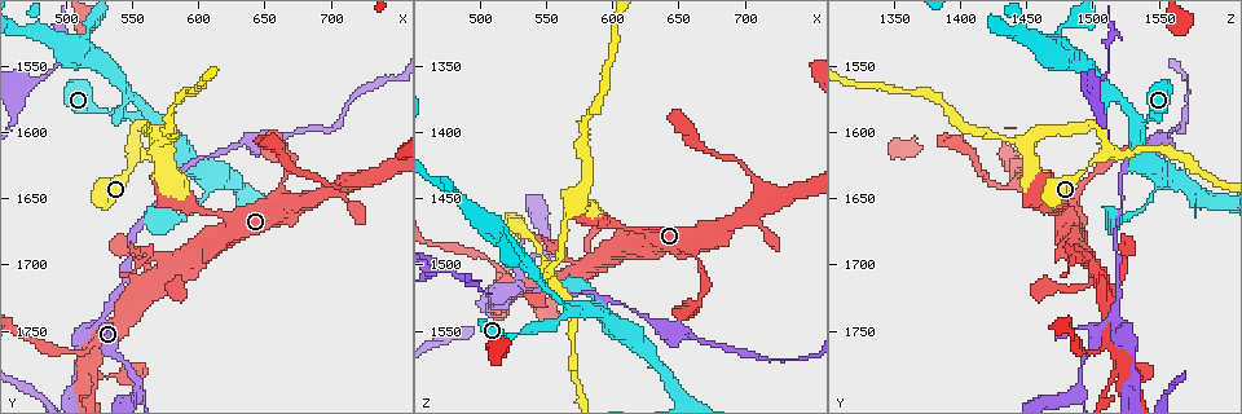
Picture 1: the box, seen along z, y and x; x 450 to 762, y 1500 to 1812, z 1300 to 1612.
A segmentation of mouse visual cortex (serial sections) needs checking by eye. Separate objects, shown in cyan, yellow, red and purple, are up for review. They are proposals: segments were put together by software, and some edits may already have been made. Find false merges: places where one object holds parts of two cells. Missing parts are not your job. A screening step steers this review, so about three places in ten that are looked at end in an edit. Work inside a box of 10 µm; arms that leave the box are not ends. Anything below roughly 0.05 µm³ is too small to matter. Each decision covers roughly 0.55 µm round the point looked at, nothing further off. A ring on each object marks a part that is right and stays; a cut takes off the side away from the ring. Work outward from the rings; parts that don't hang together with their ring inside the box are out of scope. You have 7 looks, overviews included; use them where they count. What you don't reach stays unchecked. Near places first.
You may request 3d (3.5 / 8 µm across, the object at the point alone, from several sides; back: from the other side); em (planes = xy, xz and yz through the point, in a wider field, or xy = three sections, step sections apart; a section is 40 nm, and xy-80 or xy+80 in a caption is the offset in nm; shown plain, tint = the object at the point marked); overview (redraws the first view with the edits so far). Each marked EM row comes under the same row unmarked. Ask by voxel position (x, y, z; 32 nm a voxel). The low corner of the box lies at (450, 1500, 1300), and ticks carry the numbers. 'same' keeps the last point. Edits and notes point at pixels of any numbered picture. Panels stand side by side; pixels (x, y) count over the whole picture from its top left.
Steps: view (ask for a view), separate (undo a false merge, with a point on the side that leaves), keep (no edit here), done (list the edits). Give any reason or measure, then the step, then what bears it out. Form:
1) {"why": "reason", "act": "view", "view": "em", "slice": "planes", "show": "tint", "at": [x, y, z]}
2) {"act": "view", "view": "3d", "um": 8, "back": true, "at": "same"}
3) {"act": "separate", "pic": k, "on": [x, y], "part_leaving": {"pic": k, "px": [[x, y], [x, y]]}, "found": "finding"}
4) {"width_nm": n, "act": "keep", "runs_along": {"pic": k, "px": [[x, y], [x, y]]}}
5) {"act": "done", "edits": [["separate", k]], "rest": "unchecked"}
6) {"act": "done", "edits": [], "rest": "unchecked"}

{"act": "view", "view": "3d", "um": 3.5, "at": [568, 1594, 1536]}

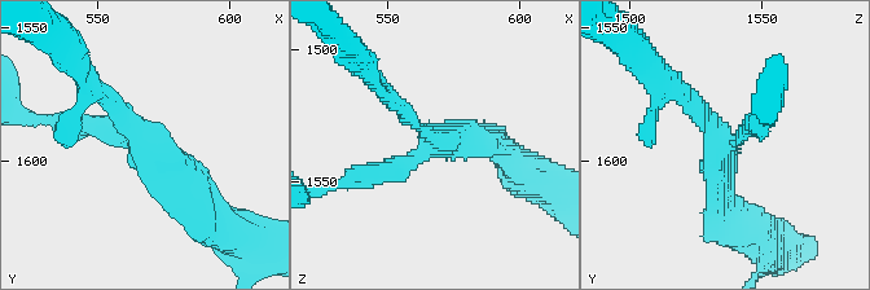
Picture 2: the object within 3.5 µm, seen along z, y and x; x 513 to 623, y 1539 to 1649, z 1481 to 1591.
{"arms": 3, "arm_widths_nm": [200, 250, 350], "why": "shape alone is not enough", "act": "view", "view": "em", "slice": "planes", "show": "tint", "at": [567, 1594, 1536]}

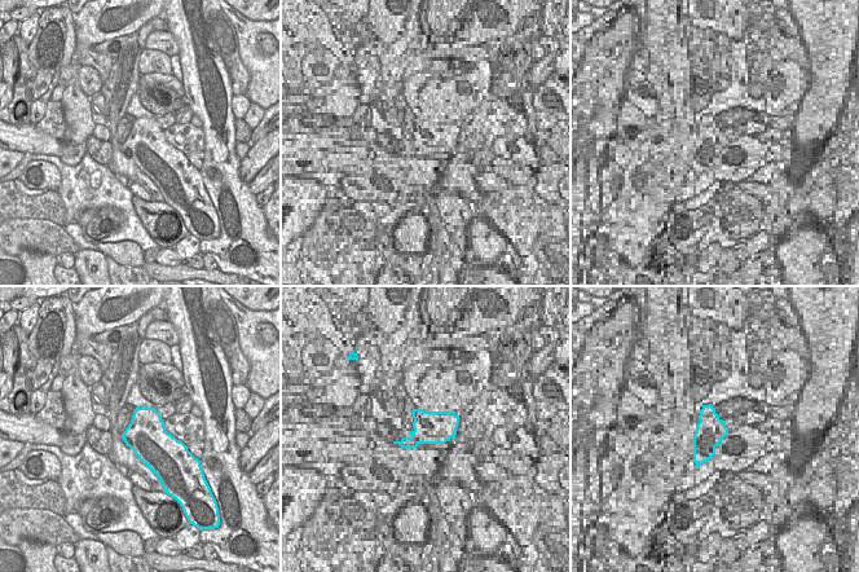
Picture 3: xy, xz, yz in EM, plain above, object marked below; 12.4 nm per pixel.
{"act": "keep", "runs_along": {"pic": 2, "px": [[69, 124], [156, 148], [203, 211]]}, "found": "all the same cell"}

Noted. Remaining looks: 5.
{"why": "side arm on a straight run", "act": "view", "view": "3d", "um": 3.5, "at": [572, 1604, 1456]}

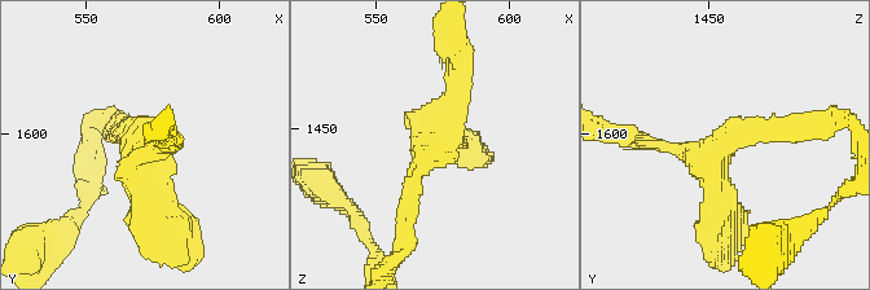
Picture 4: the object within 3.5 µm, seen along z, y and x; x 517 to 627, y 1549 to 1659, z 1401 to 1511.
{"arms": 3, "arm_widths_nm": [200, 200, 400], "why": "now the EM", "act": "view", "view": "em", "slice": "planes", "show": "tint", "at": [574, 1605, 1453]}

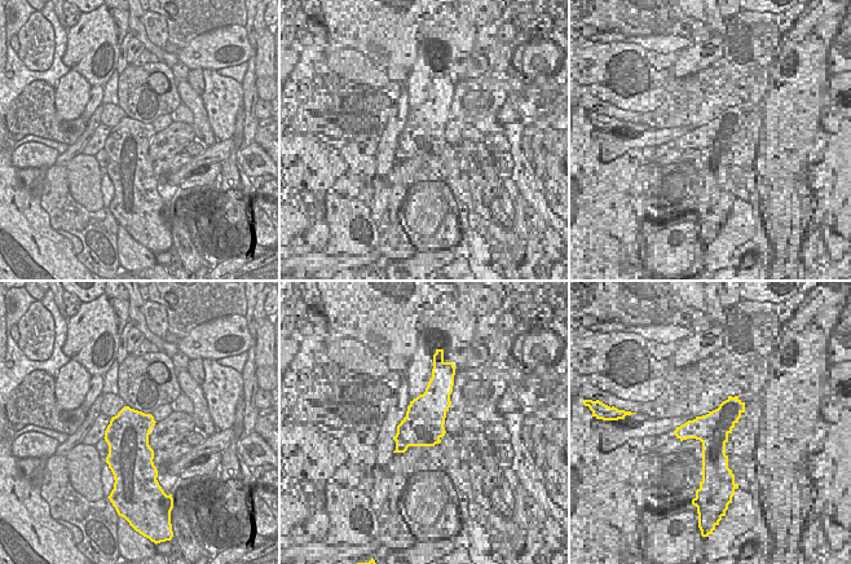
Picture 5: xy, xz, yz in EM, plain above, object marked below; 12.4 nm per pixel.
{"act": "keep", "runs_along": {"pic": 4, "px": [[408, 206], [464, 57]]}, "found": "continuous, no second cell"}

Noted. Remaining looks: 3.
{"why": "sharp bend", "act": "view", "view": "em", "slice": "xy", "step": 2, "show": "tint", "at": [528, 1742, 1512]}

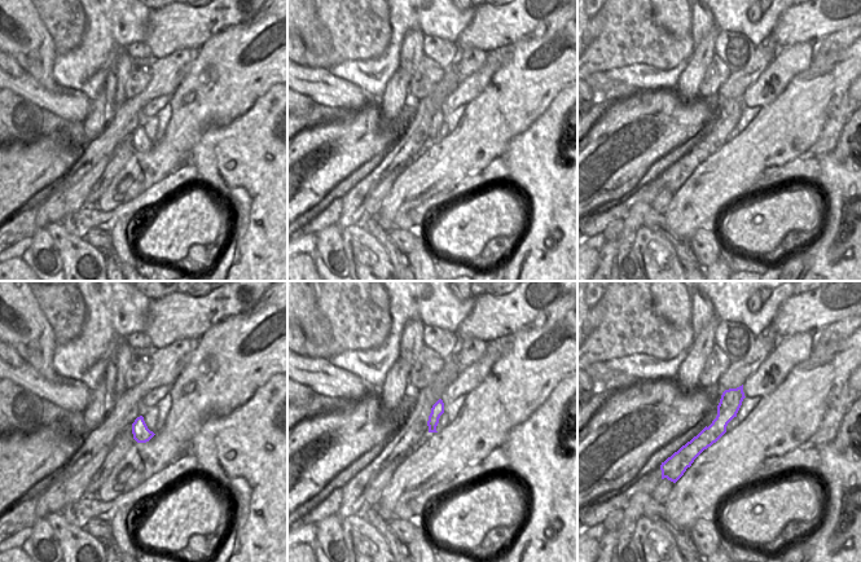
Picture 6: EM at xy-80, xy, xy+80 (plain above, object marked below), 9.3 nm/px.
{"act": "view", "view": "3d", "um": 3.5, "at": "same"}

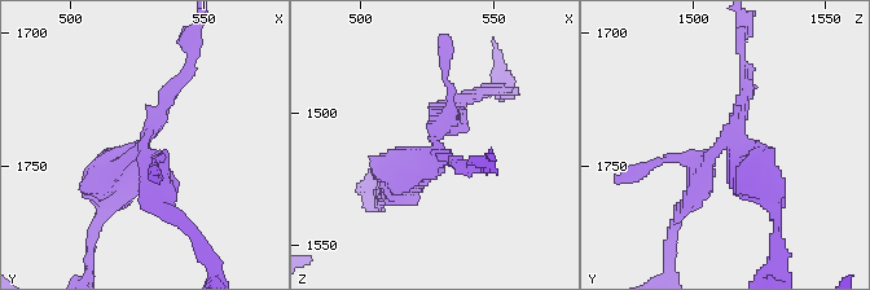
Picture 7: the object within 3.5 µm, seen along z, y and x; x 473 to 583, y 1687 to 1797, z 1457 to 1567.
{"width_nm": 120, "act": "separate", "pic": 7, "on": [133, 183], "part_leaving": {"pic": 7, "px": [[143, 145], [190, 66], [194, 34]]}, "found": "two cells meet here"}

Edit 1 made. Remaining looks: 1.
{"act": "done", "edits": [["separate", 7]], "rest": "unchecked"}

